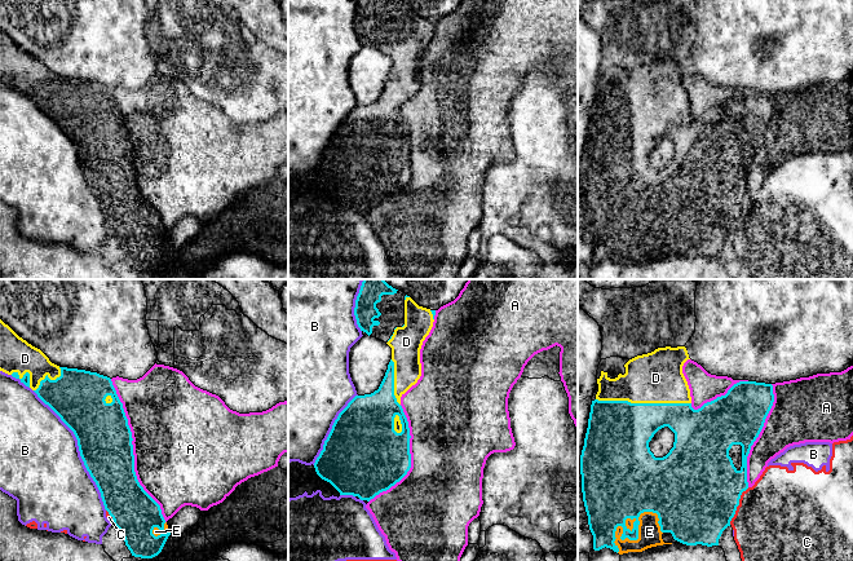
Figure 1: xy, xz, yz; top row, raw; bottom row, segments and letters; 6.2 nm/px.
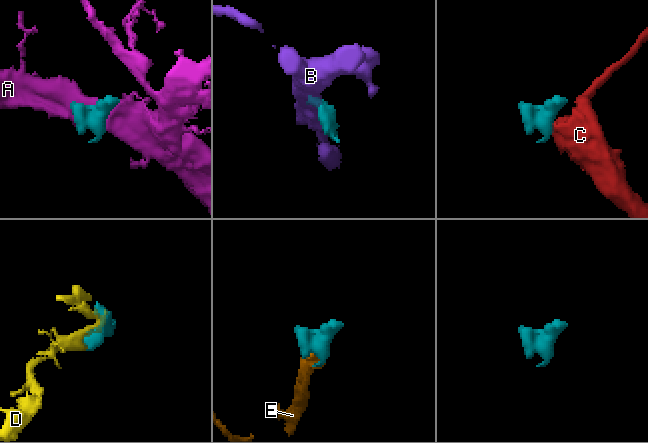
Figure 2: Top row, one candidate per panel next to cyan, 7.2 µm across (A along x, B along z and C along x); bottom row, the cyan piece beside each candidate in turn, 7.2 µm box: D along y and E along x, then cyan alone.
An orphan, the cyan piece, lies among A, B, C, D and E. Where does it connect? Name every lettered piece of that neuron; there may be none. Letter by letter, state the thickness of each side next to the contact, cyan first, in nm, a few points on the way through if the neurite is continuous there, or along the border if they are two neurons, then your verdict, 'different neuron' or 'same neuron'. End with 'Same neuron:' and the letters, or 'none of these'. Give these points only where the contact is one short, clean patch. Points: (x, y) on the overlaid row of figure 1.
A: calibres 340 and 500 nm; different neuron
B: calibres 340 and 500 nm; different neuron
C: calibres 500 and 500 nm; border yz (748, 487), (742, 493), (739, 504), (729, 524); different neuron
D: calibres 400 and 320 nm; same neuron
E: calibres 280 and 140 nm; same neuron
Same neuron: D, E

